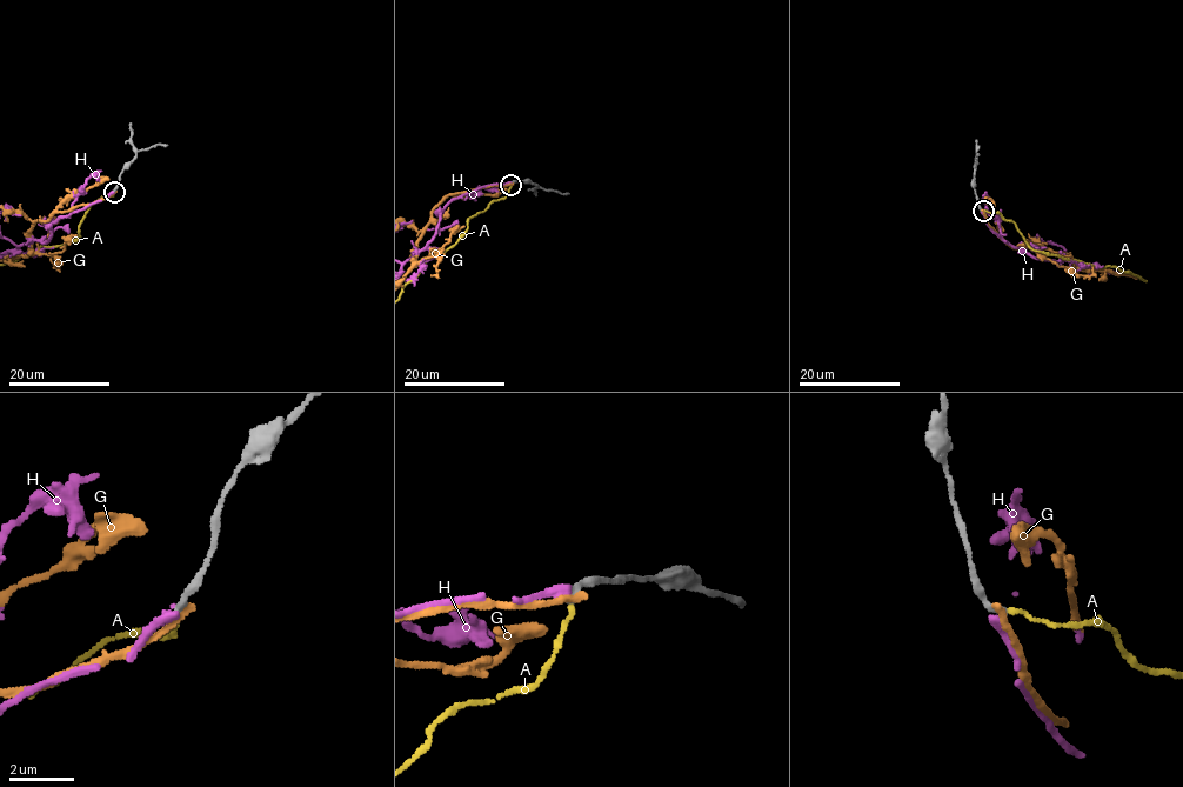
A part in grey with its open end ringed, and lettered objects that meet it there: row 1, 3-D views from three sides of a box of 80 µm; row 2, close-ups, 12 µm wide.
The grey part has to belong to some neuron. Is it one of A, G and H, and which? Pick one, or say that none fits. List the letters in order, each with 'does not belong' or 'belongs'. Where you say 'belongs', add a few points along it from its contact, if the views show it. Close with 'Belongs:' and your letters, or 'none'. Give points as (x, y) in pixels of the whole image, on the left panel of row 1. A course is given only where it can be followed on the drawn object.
A: belongs
G: does not belong
H: does not belong
Belongs: A

